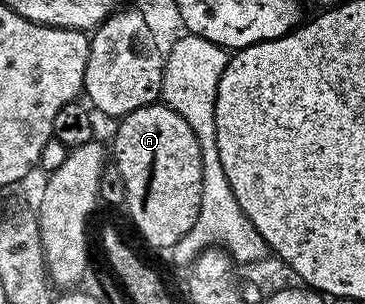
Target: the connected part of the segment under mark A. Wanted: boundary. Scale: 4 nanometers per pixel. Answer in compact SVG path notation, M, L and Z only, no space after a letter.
M165 104L145 106L136 112L126 115L118 123L112 139L112 162L120 168L120 176L126 189L125 209L130 209L130 218L142 238L150 246L159 246L169 251L196 224L200 212L200 192L202 191L202 165L200 164L200 144L192 136L192 128L172 112Z

